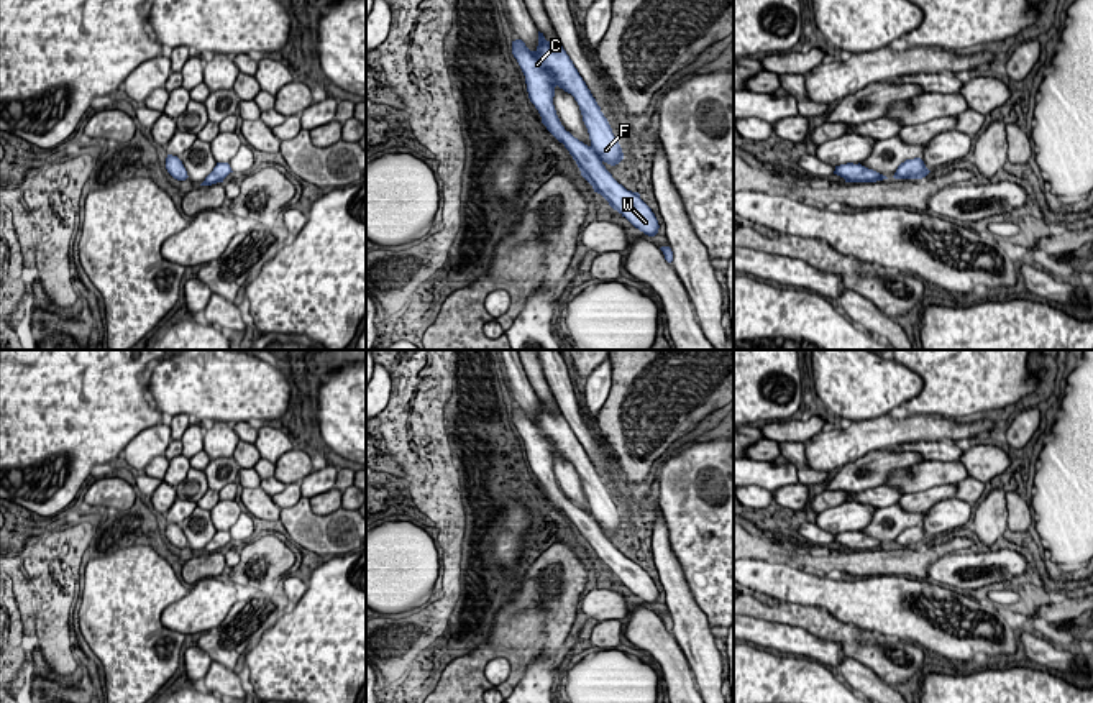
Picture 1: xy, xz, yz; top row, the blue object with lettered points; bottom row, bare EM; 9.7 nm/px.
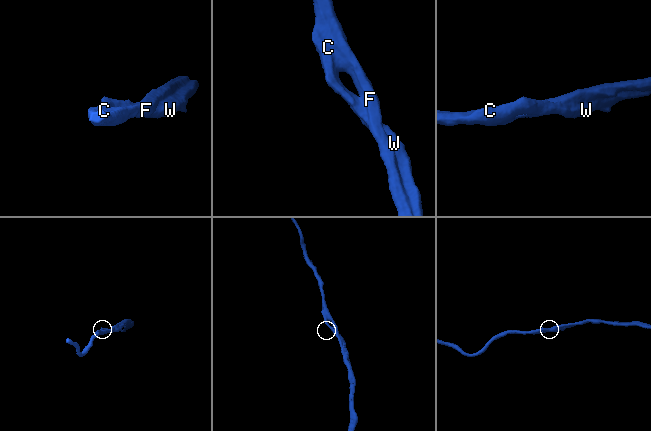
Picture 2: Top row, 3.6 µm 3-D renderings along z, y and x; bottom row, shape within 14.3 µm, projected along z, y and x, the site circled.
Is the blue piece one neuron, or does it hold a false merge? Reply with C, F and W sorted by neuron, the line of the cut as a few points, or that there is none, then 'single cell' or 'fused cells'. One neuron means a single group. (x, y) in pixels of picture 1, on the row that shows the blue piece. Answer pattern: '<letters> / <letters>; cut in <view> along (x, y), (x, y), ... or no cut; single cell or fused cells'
C F W; no cut; single cell

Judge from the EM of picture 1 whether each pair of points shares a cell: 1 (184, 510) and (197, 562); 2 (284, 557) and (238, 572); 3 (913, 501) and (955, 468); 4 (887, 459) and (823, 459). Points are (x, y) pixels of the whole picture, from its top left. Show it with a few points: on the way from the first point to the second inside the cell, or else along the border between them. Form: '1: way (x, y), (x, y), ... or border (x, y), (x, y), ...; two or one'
1: border (222, 549), (196, 554); two
2: way (273, 559), (260, 559), (250, 564); one
3: way (923, 491), (946, 470); one
4: border (893, 445), (868, 450), (841, 468); two

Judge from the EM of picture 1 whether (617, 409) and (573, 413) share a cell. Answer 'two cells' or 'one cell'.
two cells

